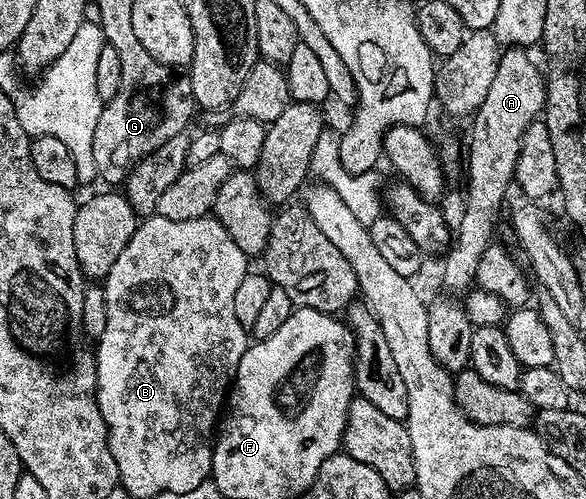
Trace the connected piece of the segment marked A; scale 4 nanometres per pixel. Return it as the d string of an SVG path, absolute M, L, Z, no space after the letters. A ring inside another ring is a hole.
M507 49L502 52L500 65L494 74L493 85L485 96L480 107L473 114L471 123L471 144L465 147L465 163L467 159L467 204L463 207L463 216L459 219L459 231L454 232L453 242L446 252L447 260L443 263L443 283L451 291L466 292L475 283L477 261L481 261L481 253L492 243L495 225L499 221L499 210L503 207L503 198L507 190L515 183L515 170L519 153L523 149L523 138L529 125L542 116L547 105L547 85L544 72L530 59L523 49Z

